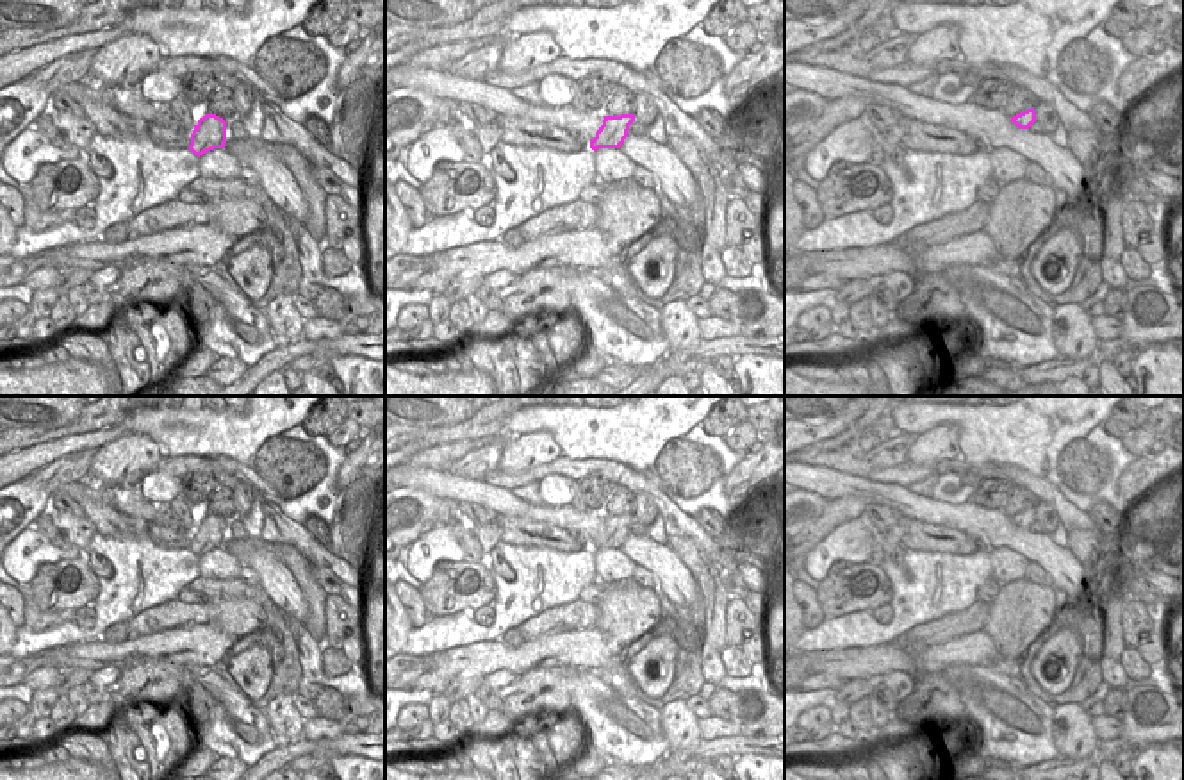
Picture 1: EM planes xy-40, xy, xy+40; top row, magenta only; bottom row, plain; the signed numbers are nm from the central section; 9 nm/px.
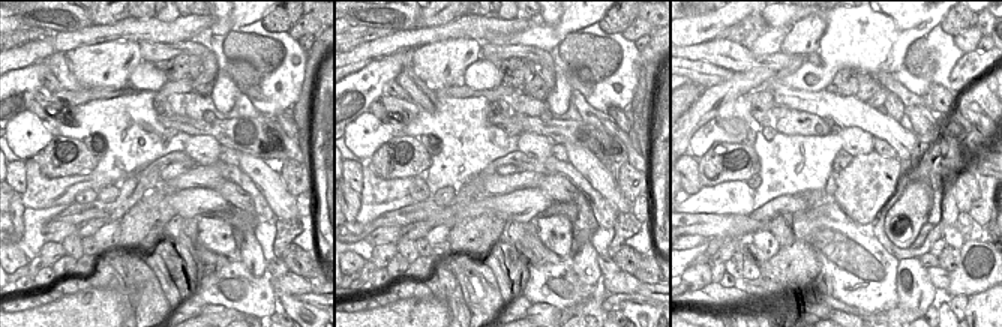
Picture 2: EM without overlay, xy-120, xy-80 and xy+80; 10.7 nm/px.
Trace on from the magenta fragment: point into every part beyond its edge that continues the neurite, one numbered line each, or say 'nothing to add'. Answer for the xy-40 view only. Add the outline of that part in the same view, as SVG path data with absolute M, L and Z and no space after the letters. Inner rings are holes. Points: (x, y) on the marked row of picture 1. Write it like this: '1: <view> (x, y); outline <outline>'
nothing to add

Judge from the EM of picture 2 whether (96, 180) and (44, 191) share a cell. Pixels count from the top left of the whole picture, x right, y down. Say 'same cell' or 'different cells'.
same cell

